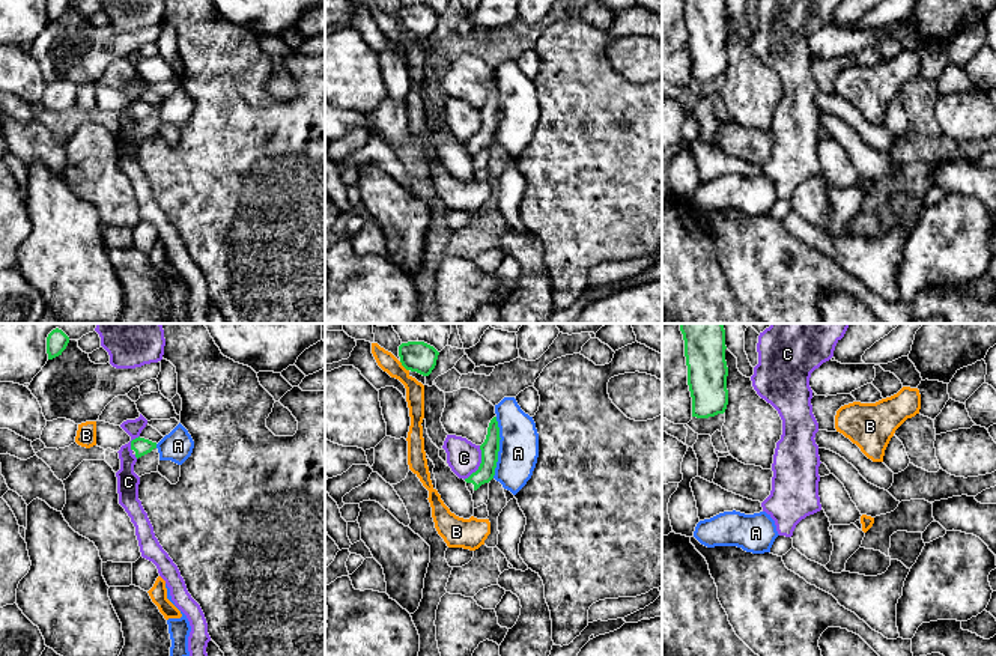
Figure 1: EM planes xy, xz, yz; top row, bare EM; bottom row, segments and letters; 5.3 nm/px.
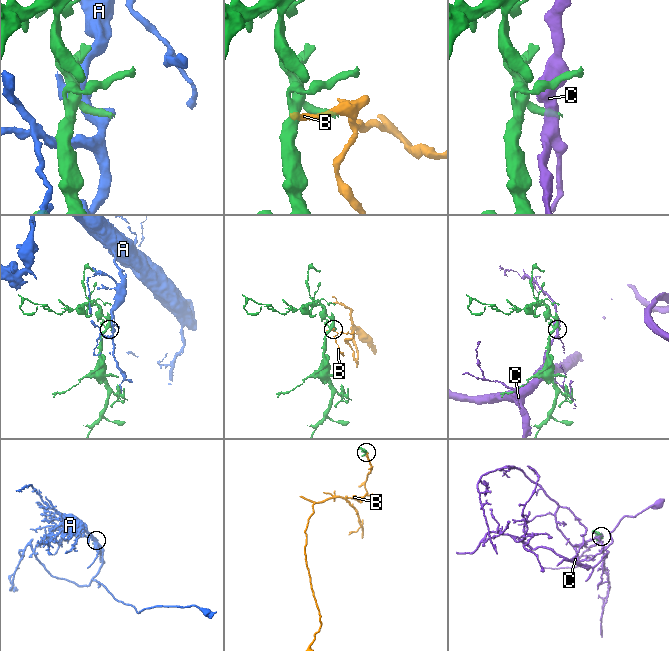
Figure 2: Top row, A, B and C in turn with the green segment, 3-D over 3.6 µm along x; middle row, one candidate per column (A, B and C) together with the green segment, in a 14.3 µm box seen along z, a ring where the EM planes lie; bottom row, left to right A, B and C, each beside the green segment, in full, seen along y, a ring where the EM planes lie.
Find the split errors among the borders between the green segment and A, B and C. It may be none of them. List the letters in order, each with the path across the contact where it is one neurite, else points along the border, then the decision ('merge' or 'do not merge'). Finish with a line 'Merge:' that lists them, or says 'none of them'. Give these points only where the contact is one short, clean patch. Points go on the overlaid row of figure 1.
A: do not merge
B: along xz (399, 361), (408, 370) | do not merge
C: along xz (480, 446), (480, 465), (464, 479) | do not merge
Merge: none of them

